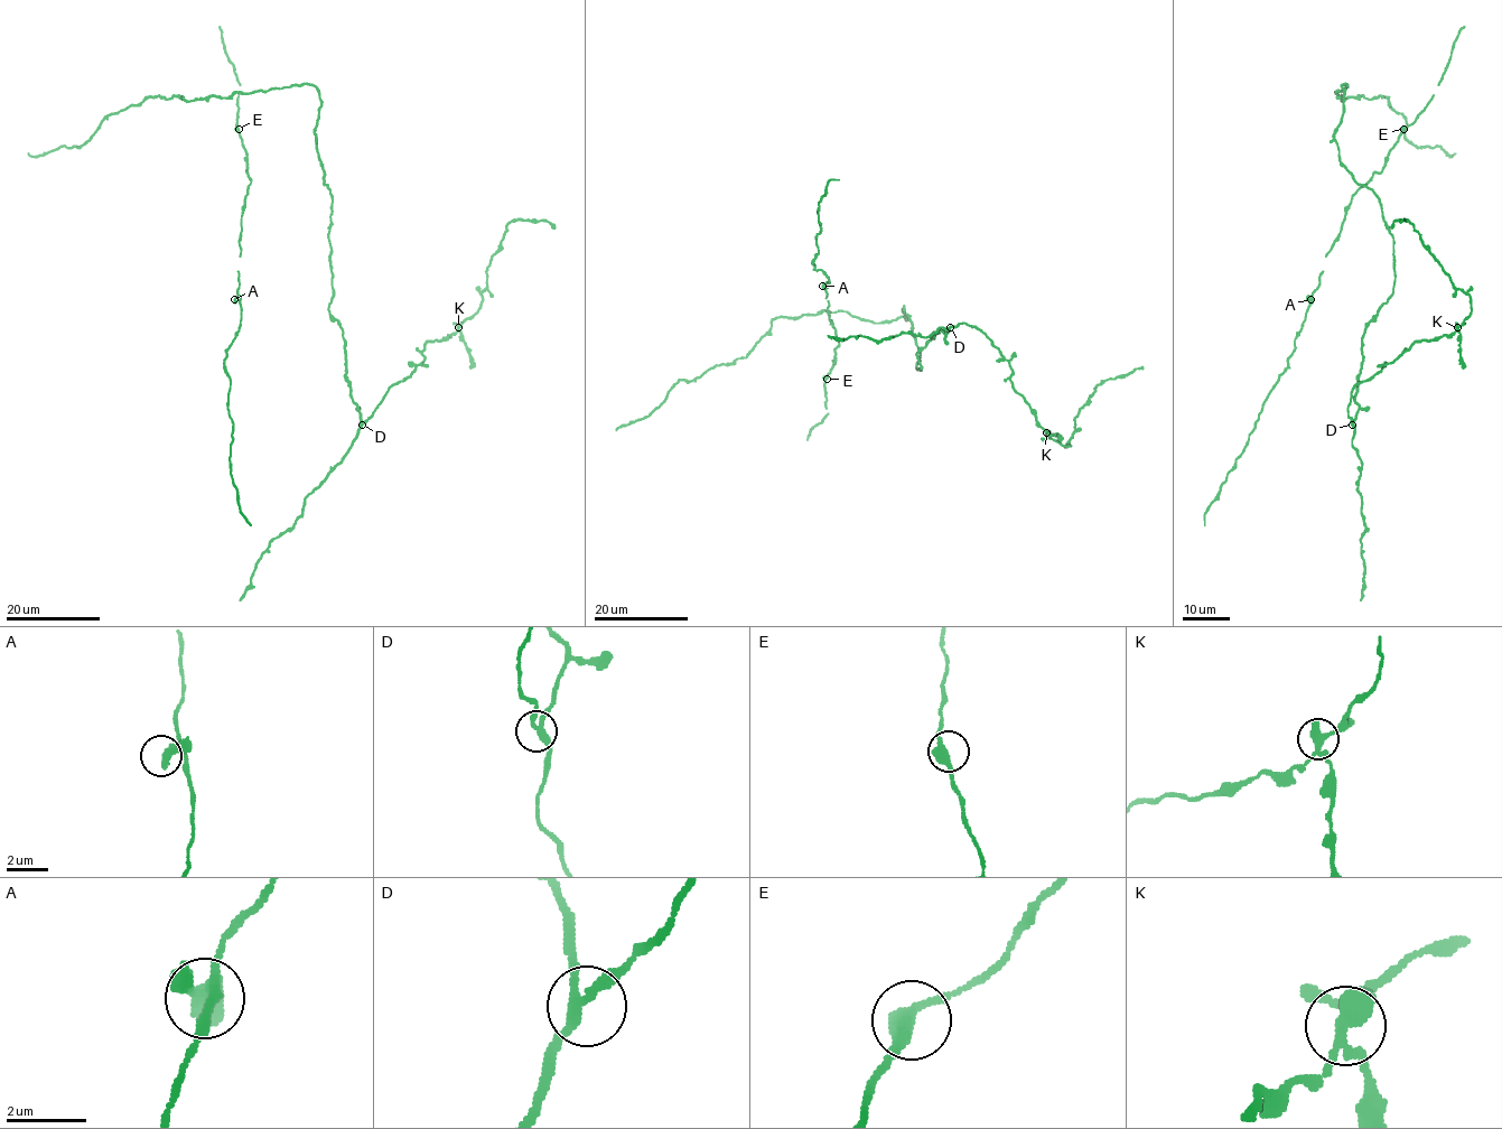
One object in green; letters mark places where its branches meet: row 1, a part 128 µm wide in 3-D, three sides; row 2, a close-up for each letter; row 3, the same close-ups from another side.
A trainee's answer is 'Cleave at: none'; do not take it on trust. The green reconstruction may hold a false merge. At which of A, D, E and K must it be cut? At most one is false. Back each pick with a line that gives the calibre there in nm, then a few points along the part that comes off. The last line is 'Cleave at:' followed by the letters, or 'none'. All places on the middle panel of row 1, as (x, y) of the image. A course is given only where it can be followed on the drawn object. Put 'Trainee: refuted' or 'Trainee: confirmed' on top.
Trainee: refuted
K: calibre 340 nm
Cleave at: K

